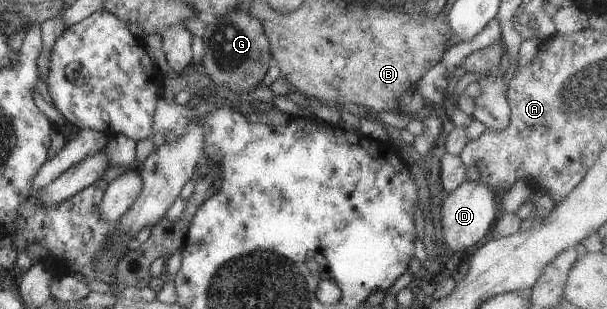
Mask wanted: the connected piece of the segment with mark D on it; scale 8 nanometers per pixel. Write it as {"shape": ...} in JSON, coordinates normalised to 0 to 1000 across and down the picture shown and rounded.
{"shape":[[[789,583],[763,586],[750,615],[736,625],[736,638],[725,660],[727,718],[731,773],[730,793],[738,822],[761,812],[779,796],[796,770],[809,738],[809,722],[820,702],[819,631]]]}

